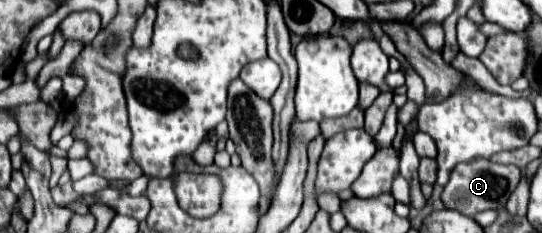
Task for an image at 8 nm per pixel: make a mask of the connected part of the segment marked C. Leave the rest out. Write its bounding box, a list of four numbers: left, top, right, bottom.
[442,160,522,216]

